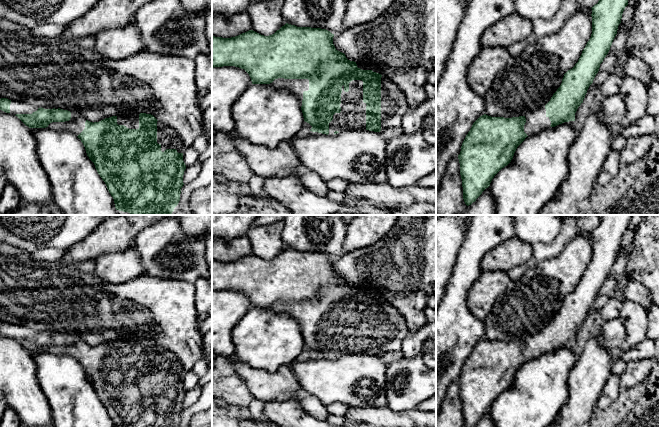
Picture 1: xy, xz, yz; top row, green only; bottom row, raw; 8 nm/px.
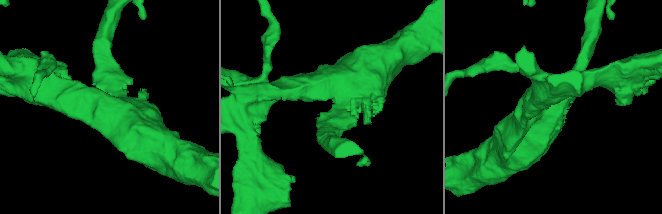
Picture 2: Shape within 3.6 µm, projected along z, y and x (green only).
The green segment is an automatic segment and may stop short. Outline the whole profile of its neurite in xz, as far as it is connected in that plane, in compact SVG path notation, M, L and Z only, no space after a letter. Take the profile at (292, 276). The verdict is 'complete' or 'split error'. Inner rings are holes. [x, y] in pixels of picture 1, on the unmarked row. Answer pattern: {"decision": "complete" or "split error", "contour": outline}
{"decision": "split error", "contour": "M288 247L269 260L253 254L231 262L212 260L212 292L239 291L249 298L252 308L271 307L276 313L290 315L302 329L304 345L312 350L312 356L328 359L349 354L380 356L402 351L402 342L409 334L403 315L385 300L358 292L356 286L348 284L335 272L333 261L334 258L326 253L297 251Z"}

